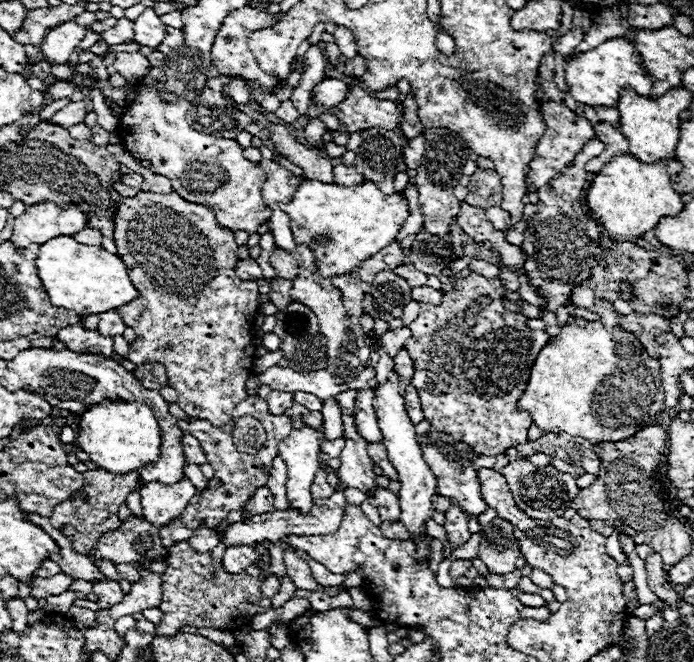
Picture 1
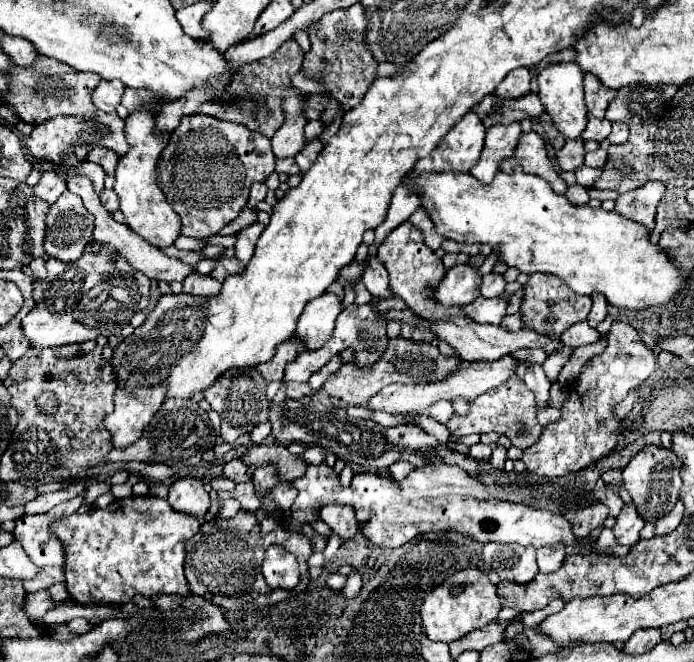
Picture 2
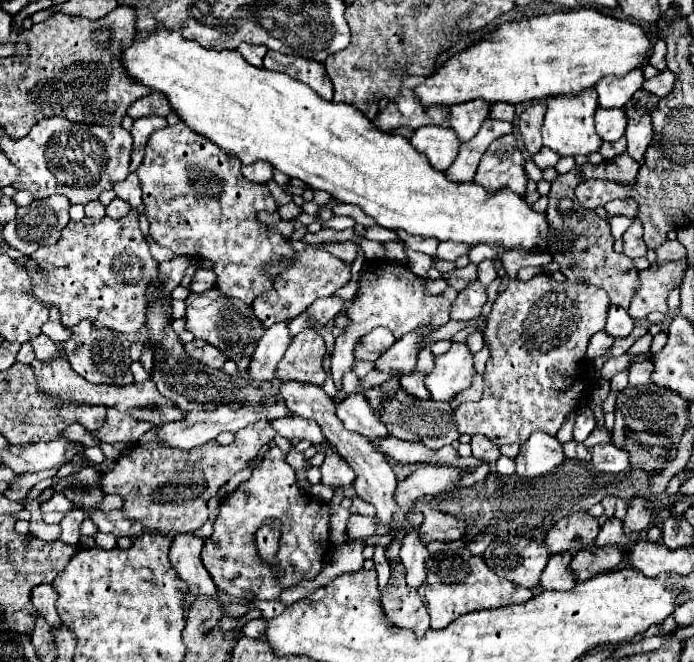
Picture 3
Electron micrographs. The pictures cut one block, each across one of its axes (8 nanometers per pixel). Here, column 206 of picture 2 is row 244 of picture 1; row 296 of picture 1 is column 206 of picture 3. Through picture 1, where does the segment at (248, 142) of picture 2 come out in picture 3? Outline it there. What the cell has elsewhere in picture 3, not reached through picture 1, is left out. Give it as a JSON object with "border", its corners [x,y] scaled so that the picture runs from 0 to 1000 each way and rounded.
{"border":[[[265,184],[239,190],[219,199],[207,242],[196,257],[210,308],[210,326],[216,332],[216,356],[236,375],[251,378],[256,387],[294,390],[308,396],[308,411],[314,417],[314,438],[331,450],[343,450],[352,459],[363,459],[369,447],[392,435],[395,420],[418,405],[424,396],[424,375],[418,363],[409,360],[398,344],[386,344],[372,332],[372,320],[392,323],[398,305],[386,281],[372,281],[352,272],[346,260],[346,242],[305,218],[297,205],[288,205]]]}

